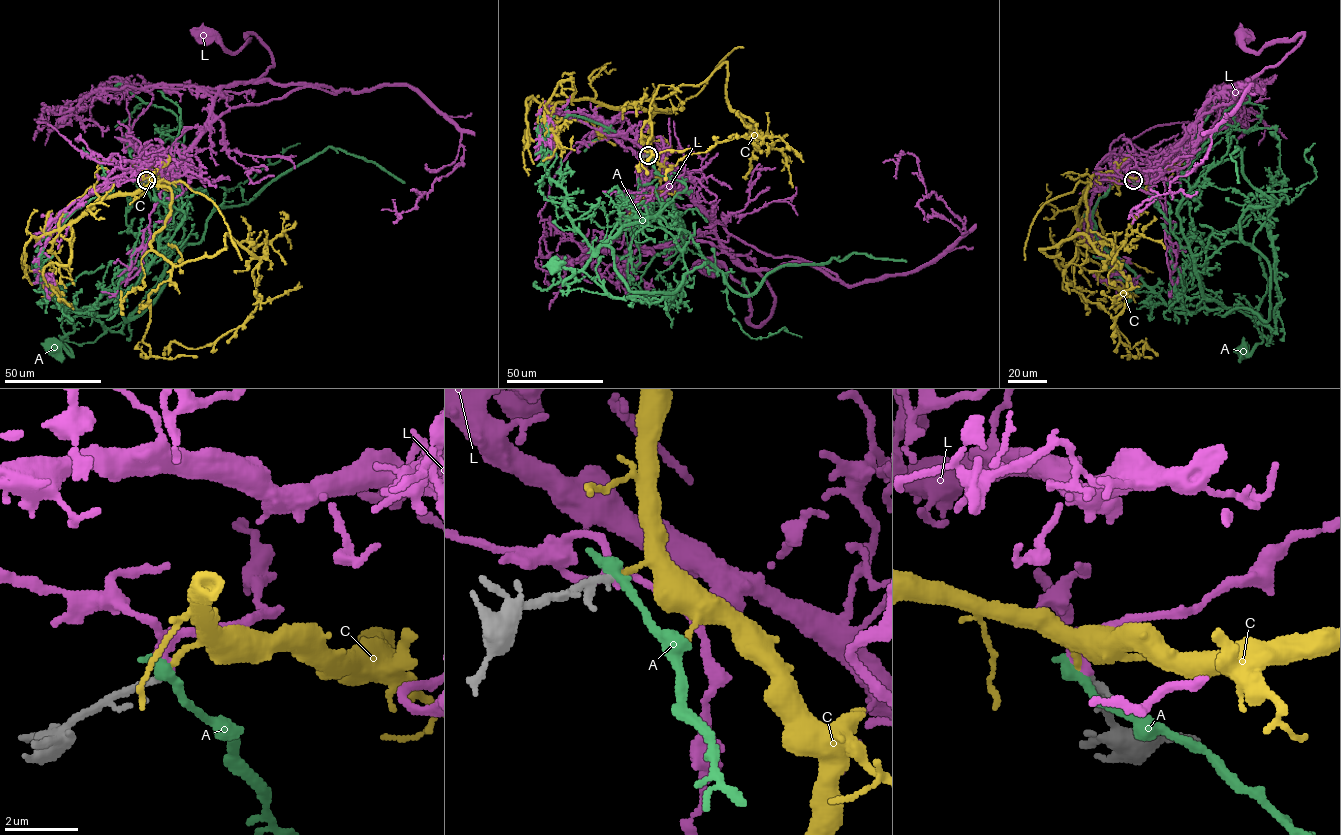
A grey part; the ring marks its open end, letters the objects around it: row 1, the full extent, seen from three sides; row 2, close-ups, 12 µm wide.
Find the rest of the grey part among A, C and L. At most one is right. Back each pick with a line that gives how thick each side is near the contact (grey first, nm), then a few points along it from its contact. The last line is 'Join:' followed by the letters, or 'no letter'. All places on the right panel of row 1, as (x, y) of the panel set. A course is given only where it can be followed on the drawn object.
C: calibres 150 and 150 nm; course (1133, 180), (1092, 176), (1067, 264), (1041, 249), (1082, 234), (1111, 256), (1127, 288), (1119, 340), (1157, 355)
Join: C

